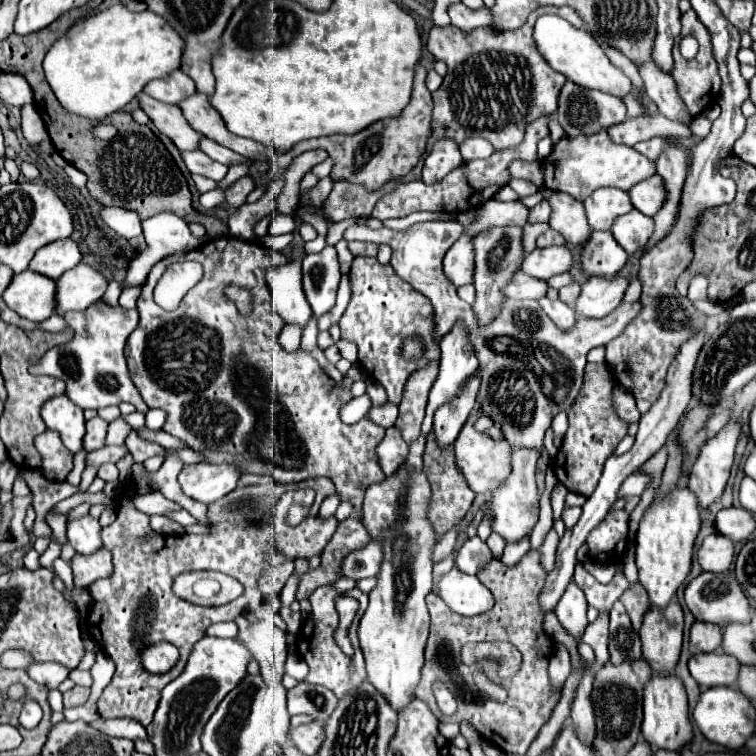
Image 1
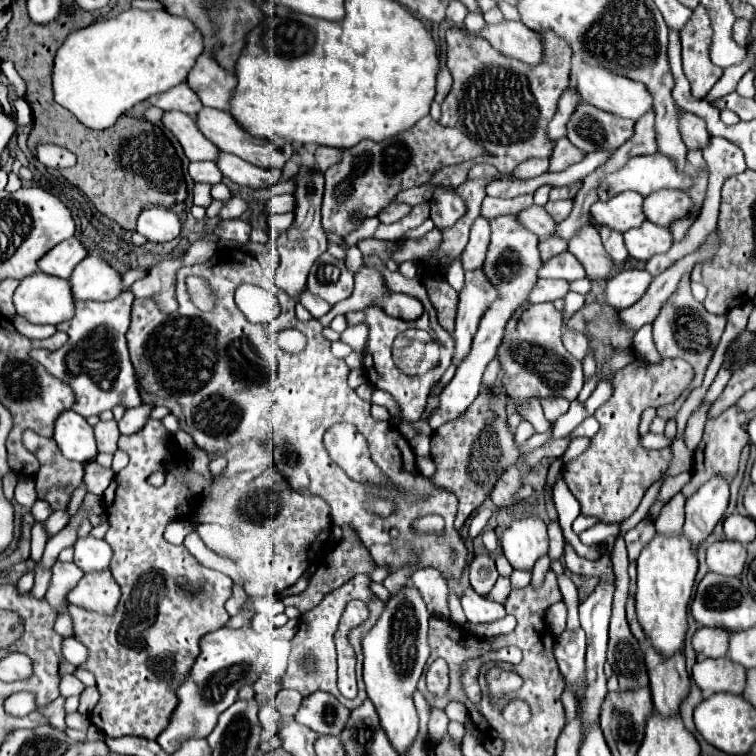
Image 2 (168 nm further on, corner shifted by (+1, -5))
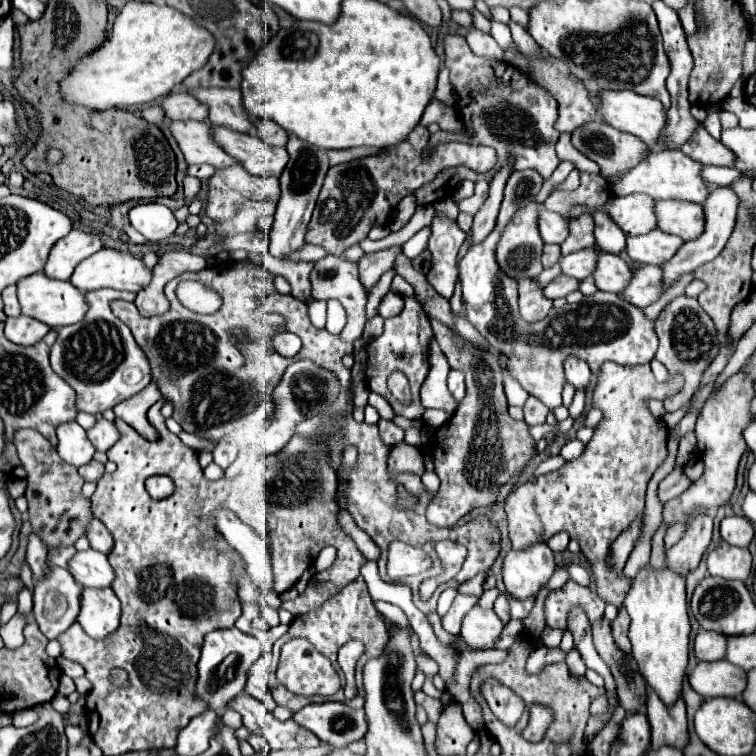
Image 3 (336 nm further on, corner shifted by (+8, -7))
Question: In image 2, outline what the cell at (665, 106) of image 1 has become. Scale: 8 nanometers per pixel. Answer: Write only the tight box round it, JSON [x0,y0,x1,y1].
[679,112,711,150]

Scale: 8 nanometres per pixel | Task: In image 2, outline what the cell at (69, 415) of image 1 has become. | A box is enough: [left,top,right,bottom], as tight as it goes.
[55,410,97,462]

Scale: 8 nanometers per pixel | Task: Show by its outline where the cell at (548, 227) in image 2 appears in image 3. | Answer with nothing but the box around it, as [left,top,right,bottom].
[538,208,568,244]

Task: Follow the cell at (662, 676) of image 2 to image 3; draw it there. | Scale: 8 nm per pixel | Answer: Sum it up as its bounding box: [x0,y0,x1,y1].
[646,690,688,748]

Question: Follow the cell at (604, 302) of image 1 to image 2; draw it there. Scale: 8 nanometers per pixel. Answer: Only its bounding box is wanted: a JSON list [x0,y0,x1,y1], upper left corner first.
[605,270,653,310]

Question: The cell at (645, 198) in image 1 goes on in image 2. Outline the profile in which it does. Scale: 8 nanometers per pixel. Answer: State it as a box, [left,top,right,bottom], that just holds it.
[643,190,695,228]

